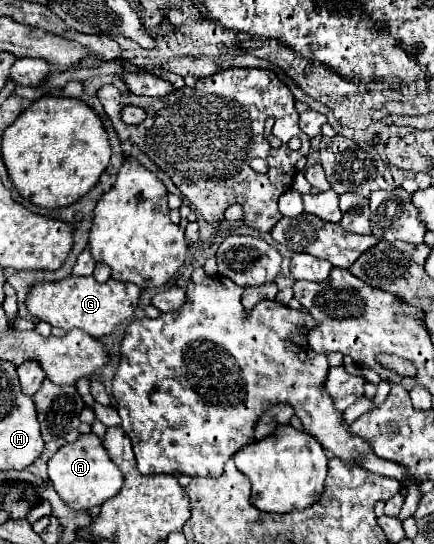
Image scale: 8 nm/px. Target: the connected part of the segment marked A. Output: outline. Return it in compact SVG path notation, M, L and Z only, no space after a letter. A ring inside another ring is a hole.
M95 433L79 435L75 443L63 445L47 461L47 465L49 465L49 479L53 481L55 491L71 509L77 511L89 511L91 507L101 505L123 487L123 473L115 467L101 439Z

